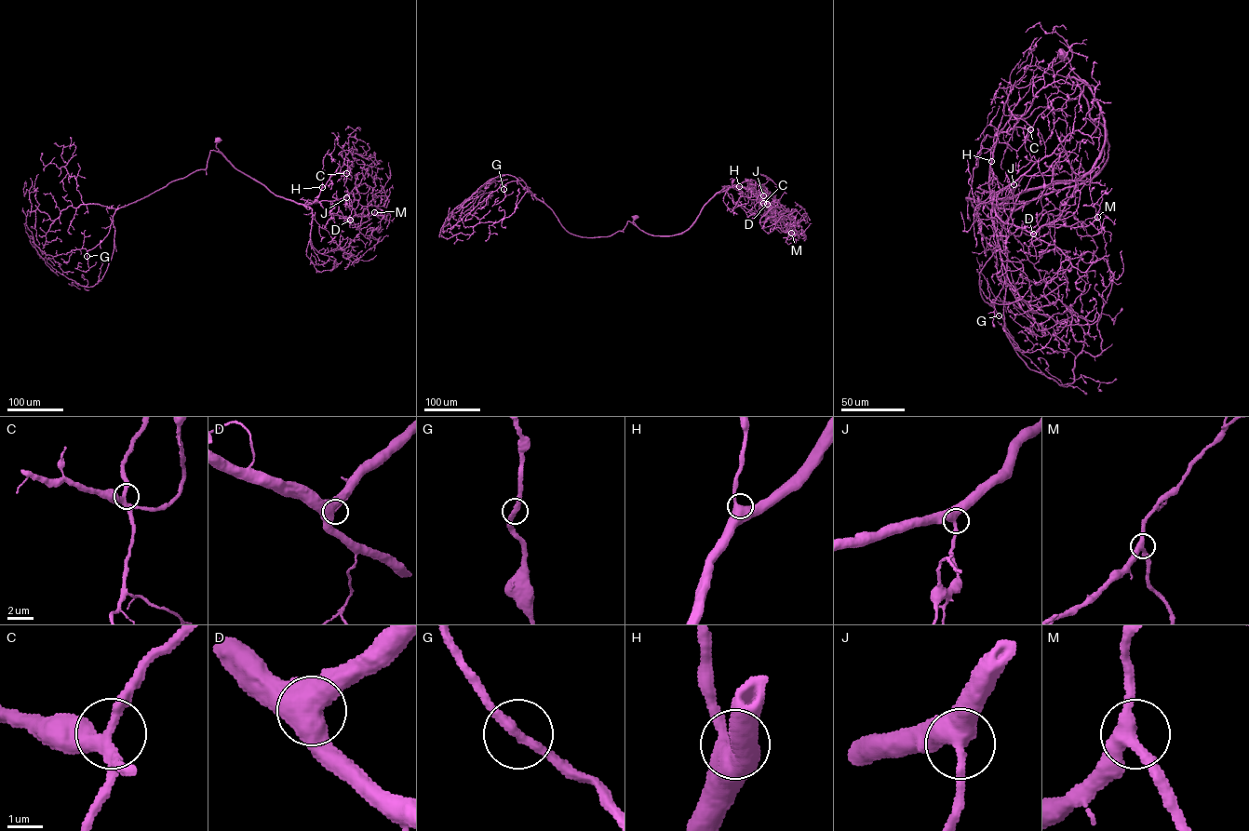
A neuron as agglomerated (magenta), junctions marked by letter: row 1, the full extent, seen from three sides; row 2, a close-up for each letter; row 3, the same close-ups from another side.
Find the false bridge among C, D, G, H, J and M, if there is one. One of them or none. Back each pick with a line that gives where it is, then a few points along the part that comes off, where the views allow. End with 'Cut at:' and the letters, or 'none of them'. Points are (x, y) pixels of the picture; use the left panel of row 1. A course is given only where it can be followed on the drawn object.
Cut at: none of them

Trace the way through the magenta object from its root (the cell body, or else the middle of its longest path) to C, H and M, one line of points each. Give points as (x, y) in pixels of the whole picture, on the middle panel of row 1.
C: (635, 218), (635, 224), (648, 234), (671, 235), (685, 232), (717, 194), (733, 184), (747, 188), (763, 203)
H: (635, 218), (635, 224), (648, 234), (681, 234), (717, 194), (733, 184), (739, 186)
M: (635, 218), (635, 224), (648, 234), (681, 234), (717, 194), (738, 185), (764, 201), (791, 233)

